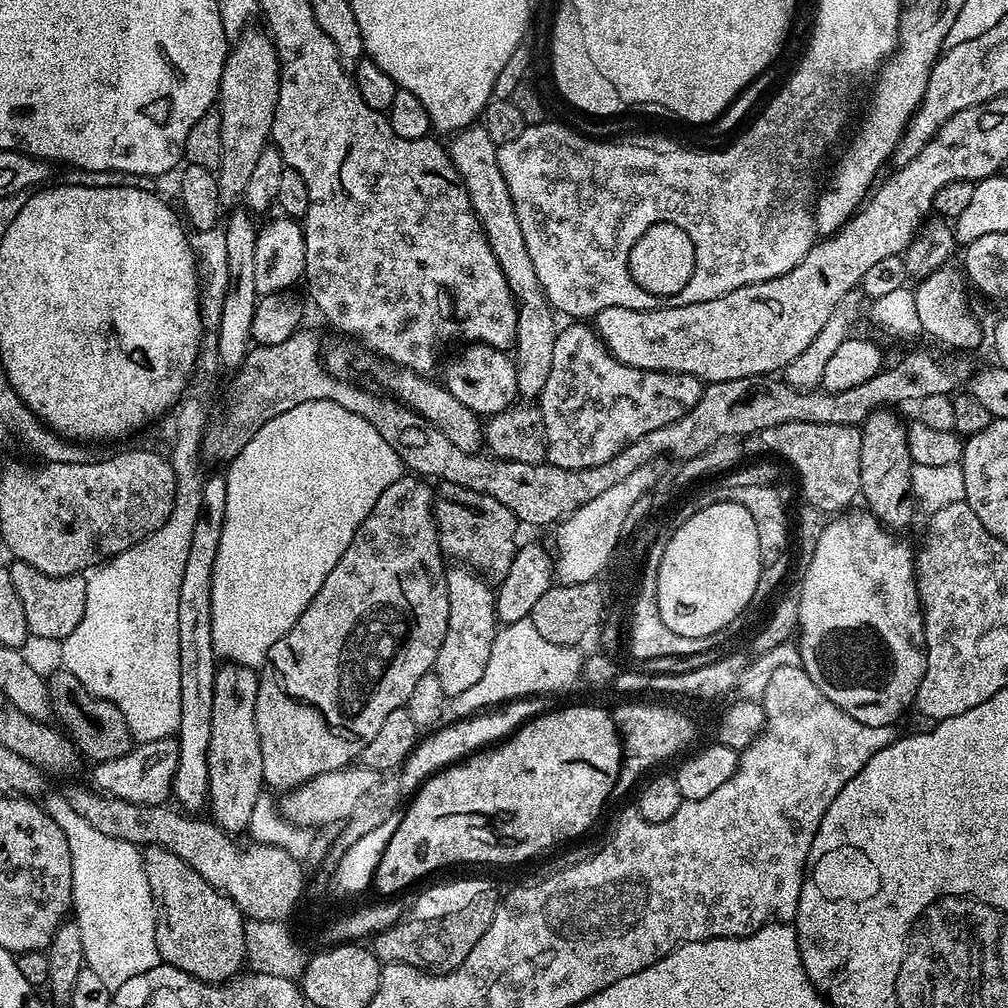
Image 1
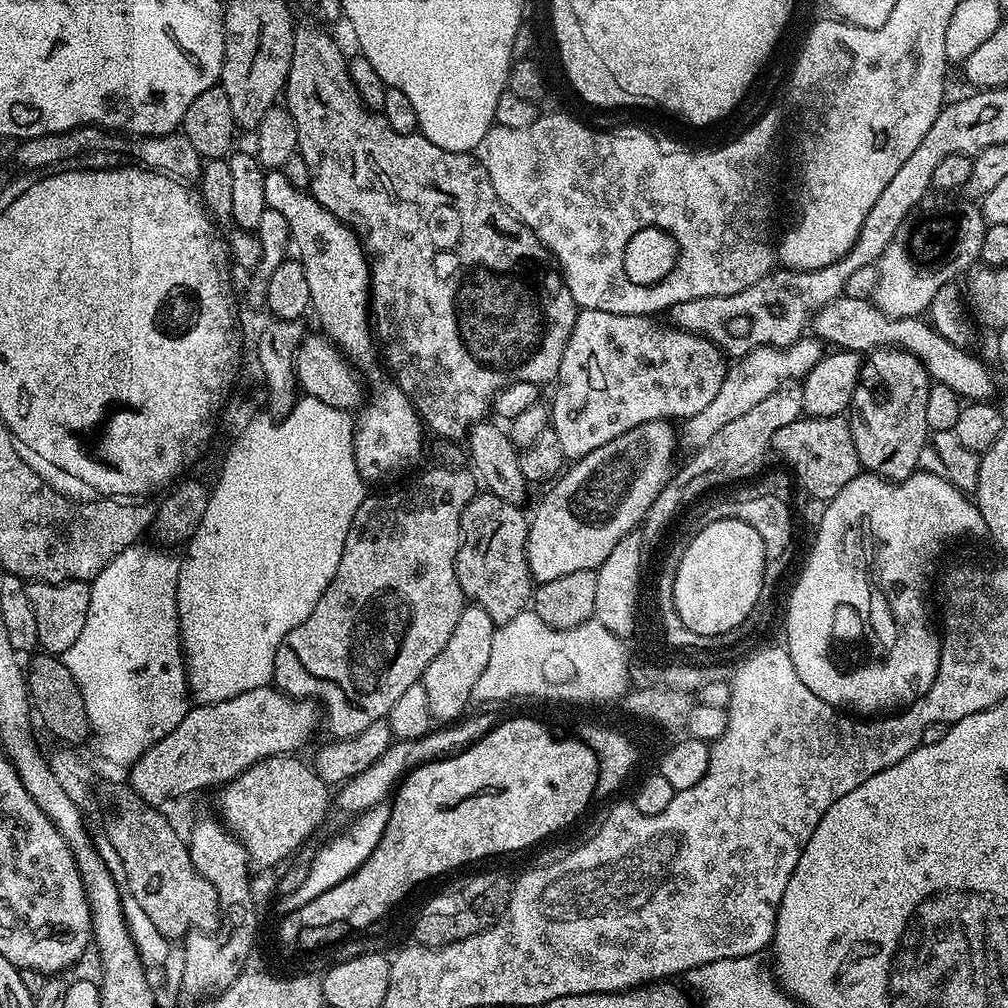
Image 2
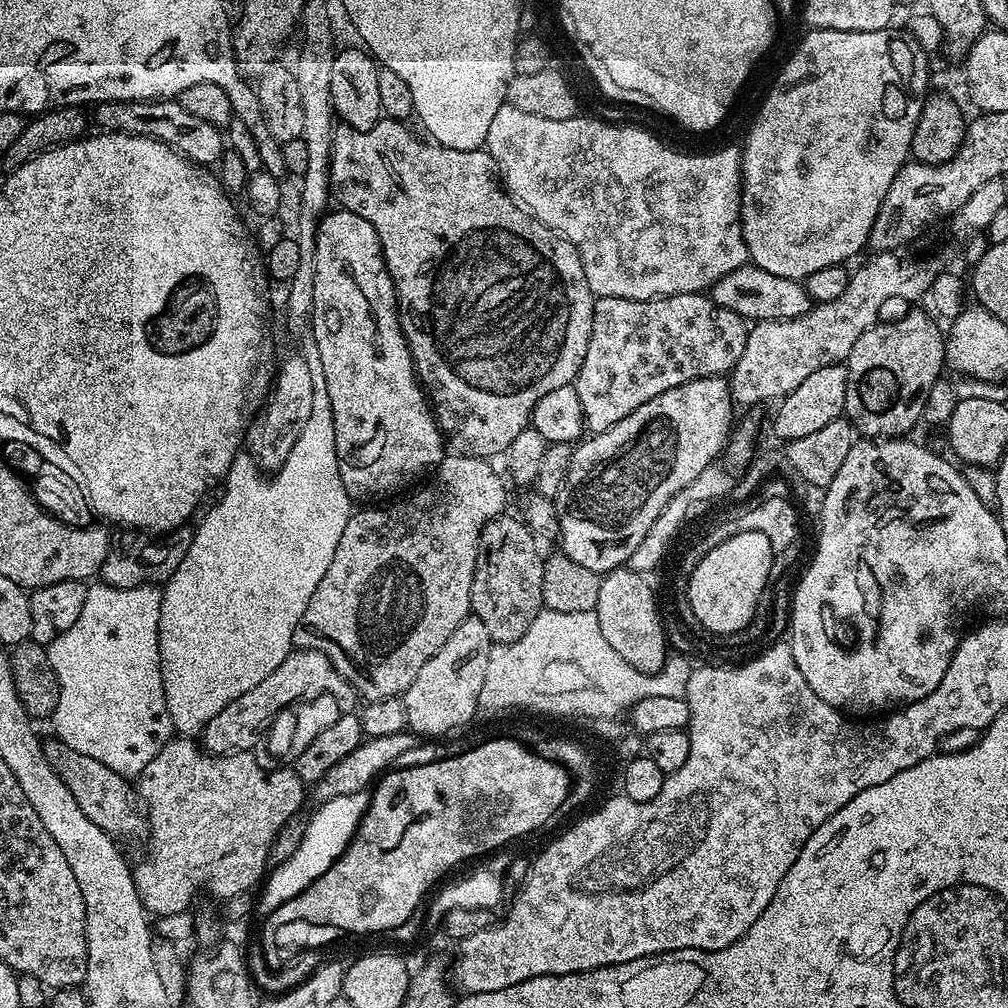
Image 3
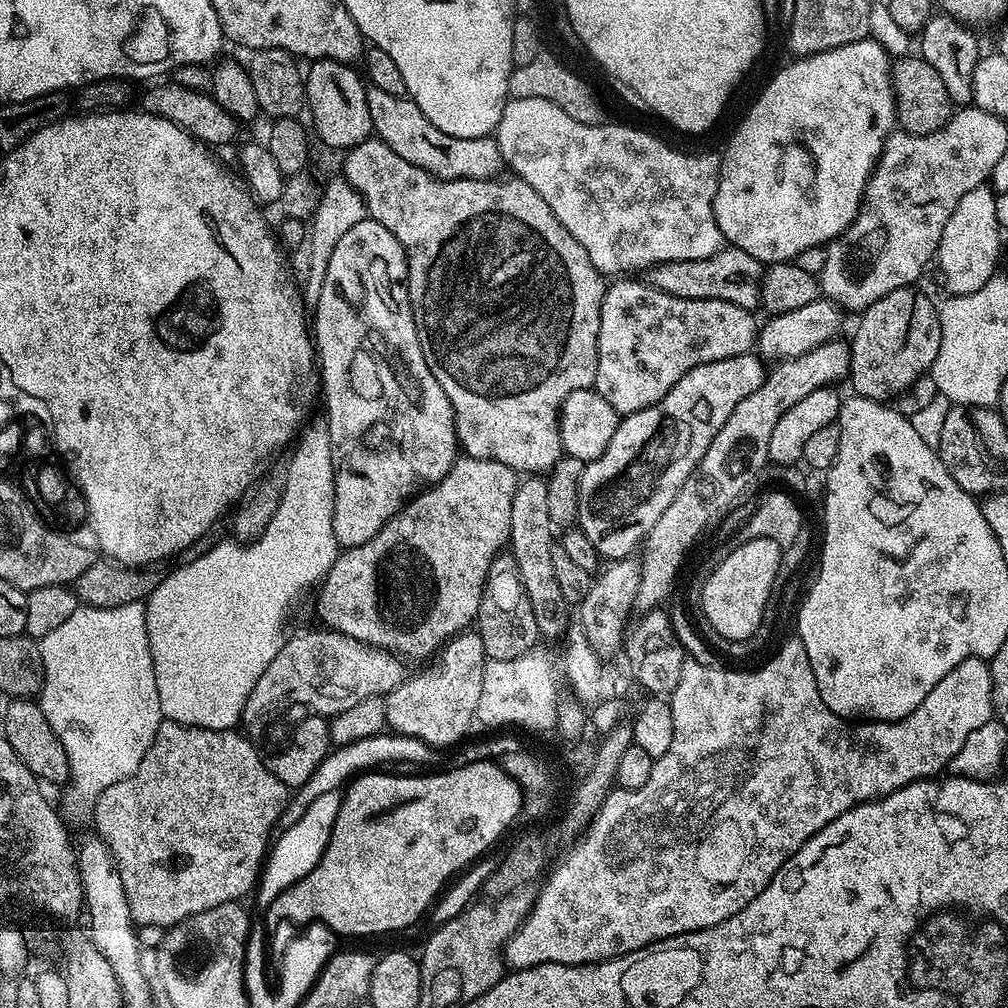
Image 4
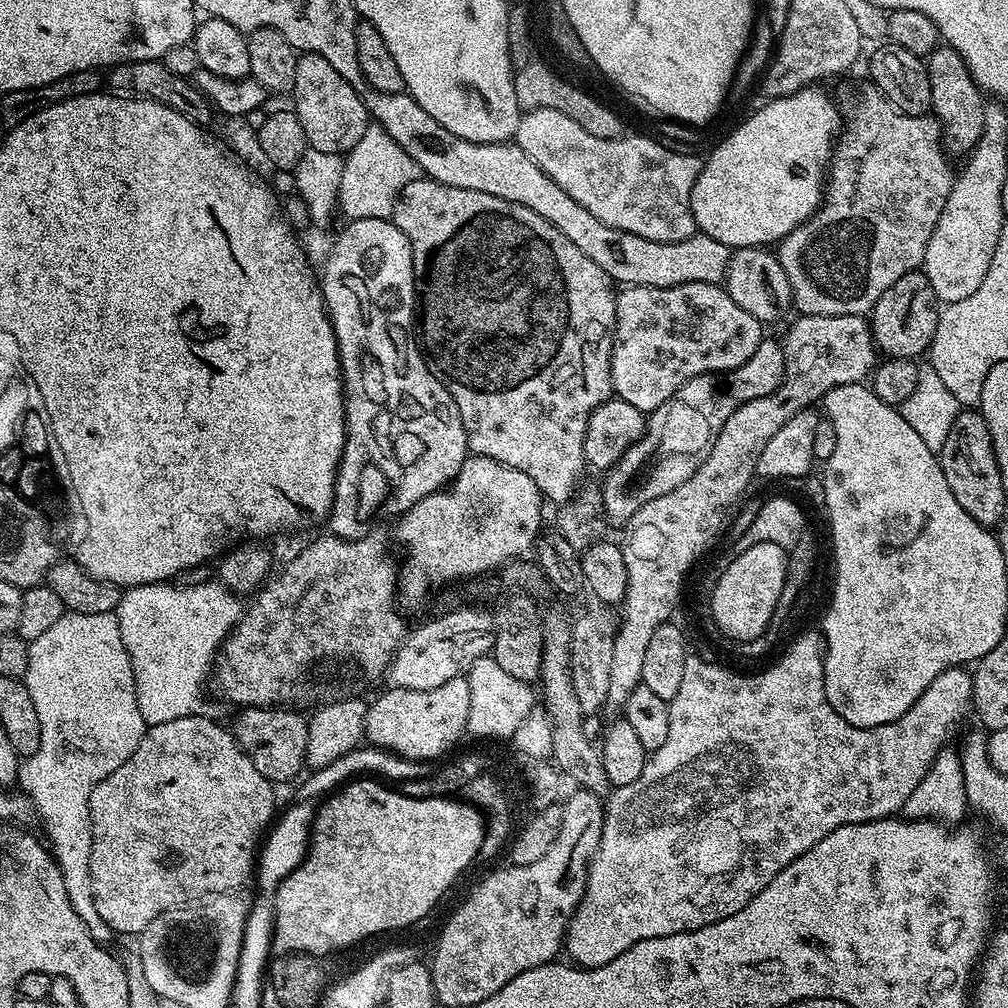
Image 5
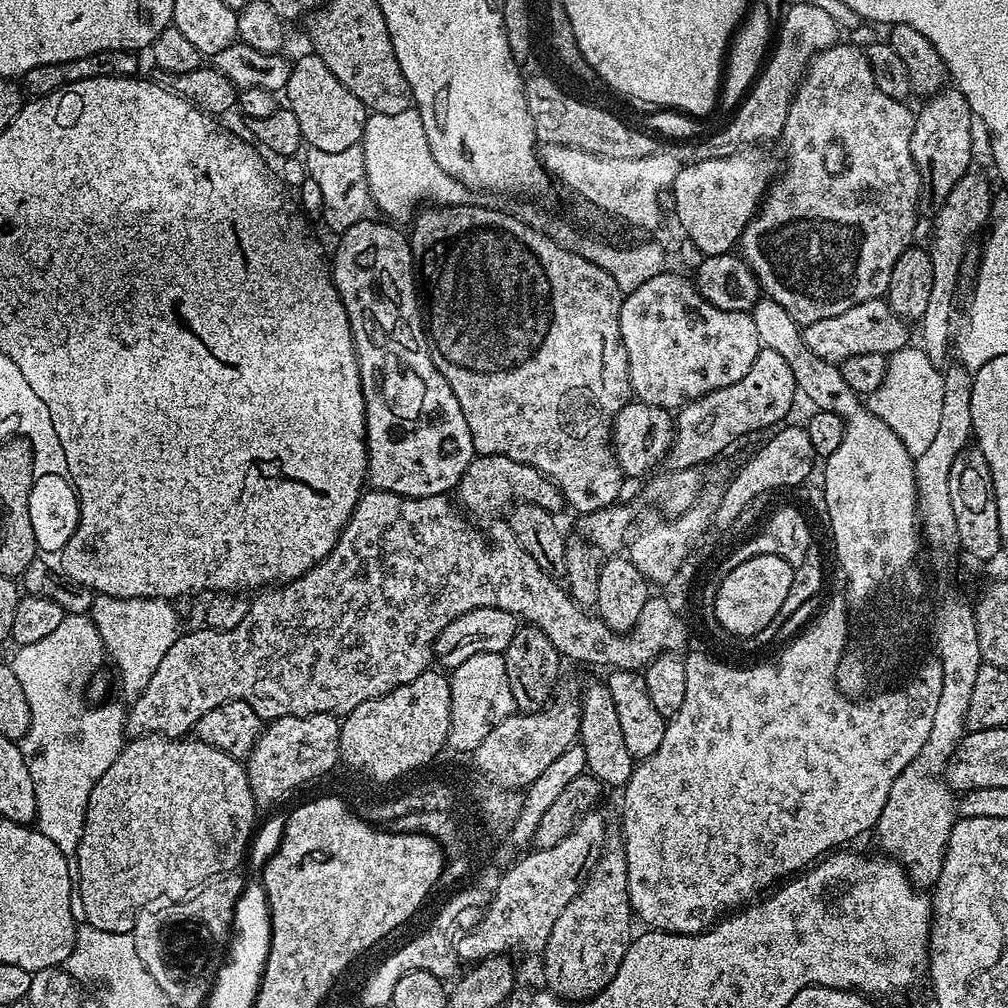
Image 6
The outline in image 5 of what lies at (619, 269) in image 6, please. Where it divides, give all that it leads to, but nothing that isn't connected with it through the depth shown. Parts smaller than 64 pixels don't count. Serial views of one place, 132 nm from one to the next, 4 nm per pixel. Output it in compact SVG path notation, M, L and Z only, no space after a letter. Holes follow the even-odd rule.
M369 123L357 145L345 155L337 207L341 215L343 212L344 218L351 221L362 218L391 219L401 190L419 176L417 164L398 142L376 123Z

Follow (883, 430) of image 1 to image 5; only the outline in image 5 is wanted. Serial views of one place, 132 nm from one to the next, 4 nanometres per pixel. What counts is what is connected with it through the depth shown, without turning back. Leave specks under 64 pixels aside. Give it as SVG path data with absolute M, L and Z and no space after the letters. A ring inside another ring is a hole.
M923 271L902 274L902 278L898 278L898 282L894 282L894 286L890 286L890 290L886 290L886 294L882 294L882 298L878 298L872 307L872 341L885 357L894 360L920 358L923 352L925 355L931 349L940 313L934 286L930 286Z

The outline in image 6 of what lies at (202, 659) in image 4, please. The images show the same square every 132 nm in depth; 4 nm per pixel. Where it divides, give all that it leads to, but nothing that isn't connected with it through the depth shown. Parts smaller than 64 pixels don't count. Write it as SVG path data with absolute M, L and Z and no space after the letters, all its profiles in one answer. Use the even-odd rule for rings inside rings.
M93 595L90 615L104 643L105 653L120 671L120 688L124 691L125 701L138 699L142 690L146 690L146 684L154 678L162 658L182 634L180 616L172 607L167 600L155 600L149 596L118 598Z

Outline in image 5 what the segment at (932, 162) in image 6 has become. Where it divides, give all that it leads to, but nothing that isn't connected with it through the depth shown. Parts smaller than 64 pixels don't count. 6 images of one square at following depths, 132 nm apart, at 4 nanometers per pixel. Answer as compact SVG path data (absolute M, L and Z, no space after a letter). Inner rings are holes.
M937 46L926 57L928 77L930 78L930 112L940 122L942 143L953 157L963 157L971 152L982 134L984 121L985 93L974 82L964 59L958 50L947 46Z

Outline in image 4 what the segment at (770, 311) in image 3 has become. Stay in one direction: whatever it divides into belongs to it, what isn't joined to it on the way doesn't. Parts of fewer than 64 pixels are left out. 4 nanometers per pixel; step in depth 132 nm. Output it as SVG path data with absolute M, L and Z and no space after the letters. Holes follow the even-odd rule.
M725 246L718 250L718 254L710 254L710 258L700 258L694 262L656 264L647 269L646 280L660 292L674 294L678 298L734 302L734 306L756 310L761 307L760 286L764 273L765 269L760 261L750 258L746 250Z

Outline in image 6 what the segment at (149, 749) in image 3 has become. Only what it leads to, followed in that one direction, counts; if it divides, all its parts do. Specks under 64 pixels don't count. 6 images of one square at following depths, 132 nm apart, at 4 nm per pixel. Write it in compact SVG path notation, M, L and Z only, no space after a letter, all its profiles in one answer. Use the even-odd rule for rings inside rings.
M66 614L62 618L61 624L49 636L41 638L39 642L19 645L15 651L16 657L11 657L10 663L14 674L18 678L18 686L22 686L22 694L26 694L26 706L30 708L30 730L26 730L26 734L18 743L22 750L22 758L26 762L26 770L30 770L30 779L34 782L34 798L36 799L36 819L34 824L35 827L40 829L42 834L46 834L46 838L50 838L50 842L54 842L54 846L58 846L58 850L62 850L66 854L74 854L78 850L80 839L82 838L90 790L94 790L98 778L102 778L102 774L106 774L106 770L110 770L110 766L114 766L114 758L118 758L118 754L125 746L126 733L124 731L124 722L126 719L126 708L123 703L120 703L121 705L104 704L108 702L97 703L100 704L97 708L88 708L87 702L84 701L84 692L86 696L92 677L101 671L100 667L103 666L104 660L106 664L104 643L94 626L91 615L69 616Z

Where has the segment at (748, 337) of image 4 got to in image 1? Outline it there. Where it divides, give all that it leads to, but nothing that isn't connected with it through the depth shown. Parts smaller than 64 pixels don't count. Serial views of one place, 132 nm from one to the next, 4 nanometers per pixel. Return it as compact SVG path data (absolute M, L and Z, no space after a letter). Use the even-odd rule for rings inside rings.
M568 322L556 333L554 359L550 365L550 378L542 386L538 407L544 423L547 463L563 468L589 468L610 462L630 442L658 430L686 414L698 402L702 381L697 376L681 372L655 372L626 366L610 354L608 347L600 341L595 327L588 328L584 322Z

